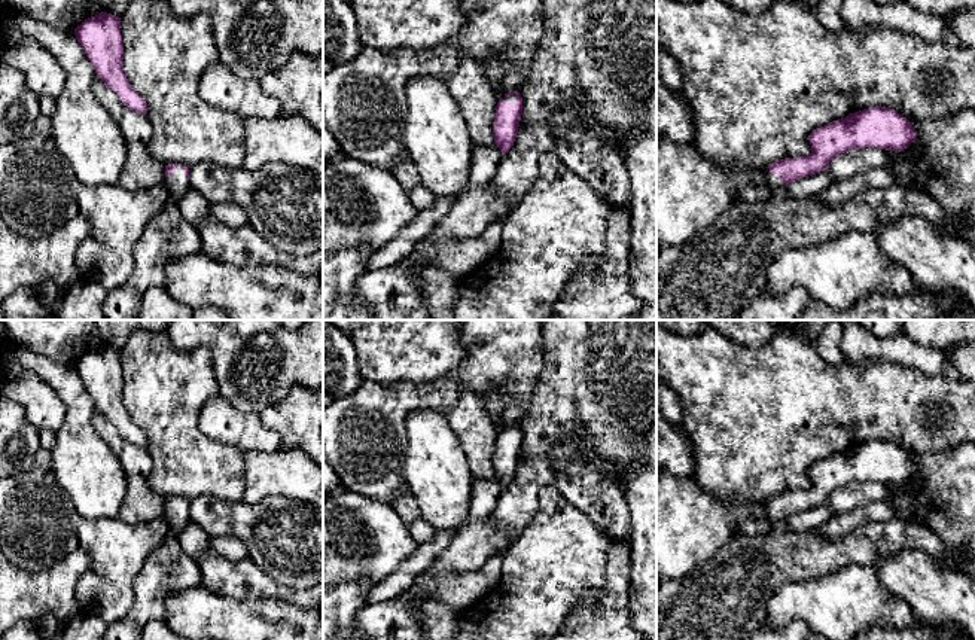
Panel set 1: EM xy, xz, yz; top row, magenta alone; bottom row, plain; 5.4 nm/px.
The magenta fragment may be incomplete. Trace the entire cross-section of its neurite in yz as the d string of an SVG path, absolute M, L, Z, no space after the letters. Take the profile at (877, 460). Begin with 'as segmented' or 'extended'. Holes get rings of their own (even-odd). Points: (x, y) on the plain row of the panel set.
extended | M868 441L850 447L810 469L811 487L773 496L765 505L764 519L749 519L737 528L741 536L765 536L780 519L825 505L829 496L850 482L877 481L905 484L917 472L907 451L889 441Z

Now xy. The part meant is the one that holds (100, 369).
as segmented | M100 345L77 359L74 368L97 409L118 427L128 442L146 448L147 436L132 423L124 406L121 351Z

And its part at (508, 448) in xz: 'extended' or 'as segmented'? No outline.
extended

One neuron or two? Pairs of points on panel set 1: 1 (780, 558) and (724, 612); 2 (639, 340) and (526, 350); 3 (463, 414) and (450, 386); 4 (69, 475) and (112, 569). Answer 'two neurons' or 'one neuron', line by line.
1: one neuron
2: two neurons
3: two neurons
4: two neurons

